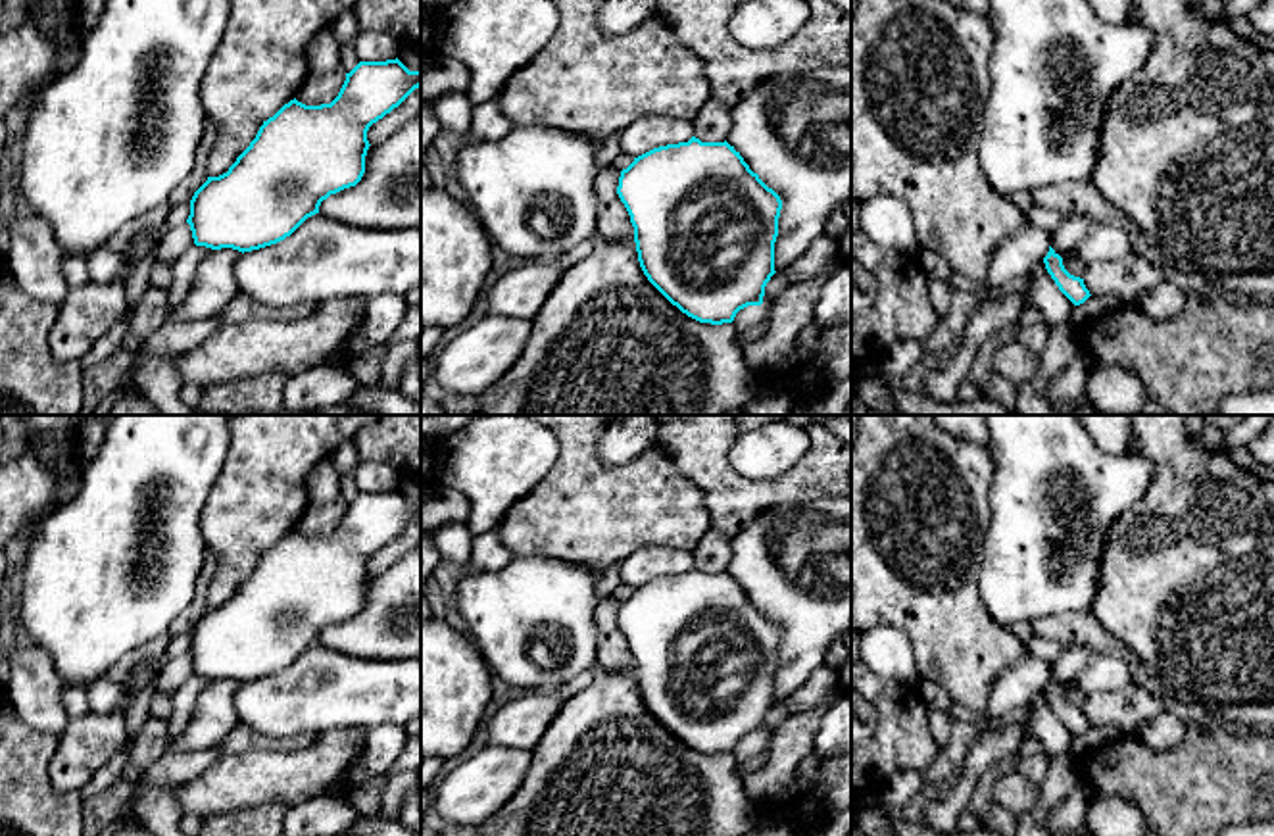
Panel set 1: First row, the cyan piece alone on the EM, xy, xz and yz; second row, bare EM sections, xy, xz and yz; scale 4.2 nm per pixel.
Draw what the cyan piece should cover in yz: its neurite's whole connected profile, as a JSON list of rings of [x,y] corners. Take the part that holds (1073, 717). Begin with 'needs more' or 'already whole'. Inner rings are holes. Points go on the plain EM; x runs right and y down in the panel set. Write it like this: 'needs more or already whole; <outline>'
already whole; [[[1049,676],[1047,686],[1043,688],[1045,700],[1059,717],[1059,721],[1074,734],[1084,734],[1091,725],[1084,715],[1084,709],[1070,705],[1063,688]]]

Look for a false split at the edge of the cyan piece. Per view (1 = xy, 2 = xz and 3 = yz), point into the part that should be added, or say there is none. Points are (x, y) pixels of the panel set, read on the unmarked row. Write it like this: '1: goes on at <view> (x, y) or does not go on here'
1: does not go on here
2: does not go on here
3: does not go on here

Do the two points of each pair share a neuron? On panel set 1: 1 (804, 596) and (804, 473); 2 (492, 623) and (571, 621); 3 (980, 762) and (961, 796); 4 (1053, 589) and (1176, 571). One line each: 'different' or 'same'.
1: different
2: same
3: same
4: different

